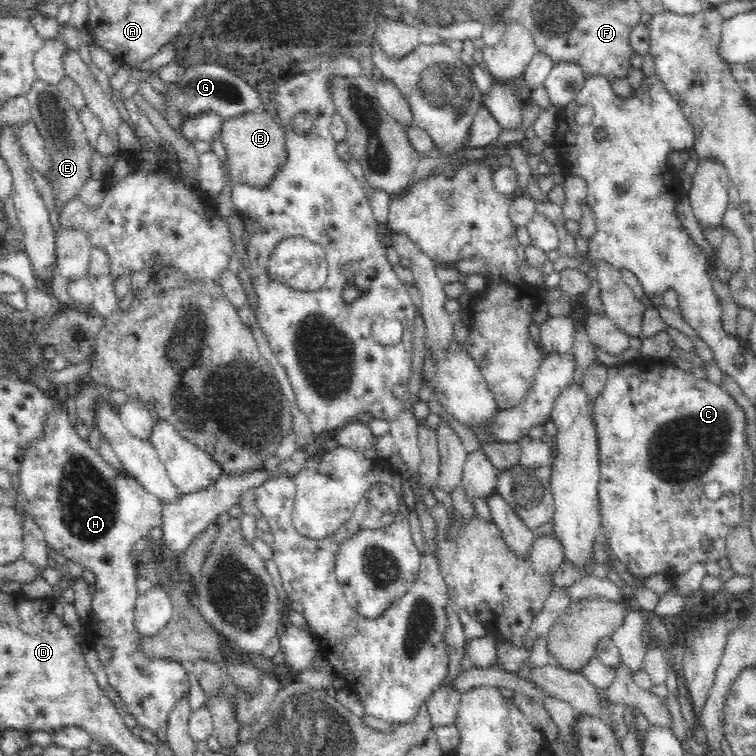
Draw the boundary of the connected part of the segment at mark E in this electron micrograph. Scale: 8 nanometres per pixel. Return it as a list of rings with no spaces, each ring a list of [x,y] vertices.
[[[36,79],[27,92],[26,98],[30,117],[35,120],[44,141],[46,167],[42,174],[48,180],[50,190],[52,190],[54,206],[56,206],[56,214],[59,214],[58,221],[61,226],[63,210],[79,198],[80,190],[92,176],[90,161],[95,151],[86,137],[86,130],[77,113],[78,108],[60,92],[57,84],[48,84]]]

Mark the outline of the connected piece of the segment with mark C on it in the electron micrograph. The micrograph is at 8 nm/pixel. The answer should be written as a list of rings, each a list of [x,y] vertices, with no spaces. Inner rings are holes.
[[[638,359],[634,364],[623,364],[607,368],[607,380],[602,393],[589,406],[593,433],[596,436],[596,458],[598,463],[599,506],[601,514],[602,533],[607,538],[611,552],[624,562],[626,568],[636,577],[648,577],[651,574],[663,573],[669,579],[686,572],[693,564],[718,561],[727,556],[725,547],[726,534],[730,528],[736,527],[740,521],[740,492],[745,477],[744,458],[747,447],[747,427],[744,409],[730,396],[722,384],[714,381],[696,378],[688,370],[677,368],[670,361],[655,361],[654,359]],[[708,482],[719,482],[721,496],[716,500],[708,499],[704,494],[704,486]],[[704,536],[713,541],[713,551],[708,554],[701,549],[700,541]]]

